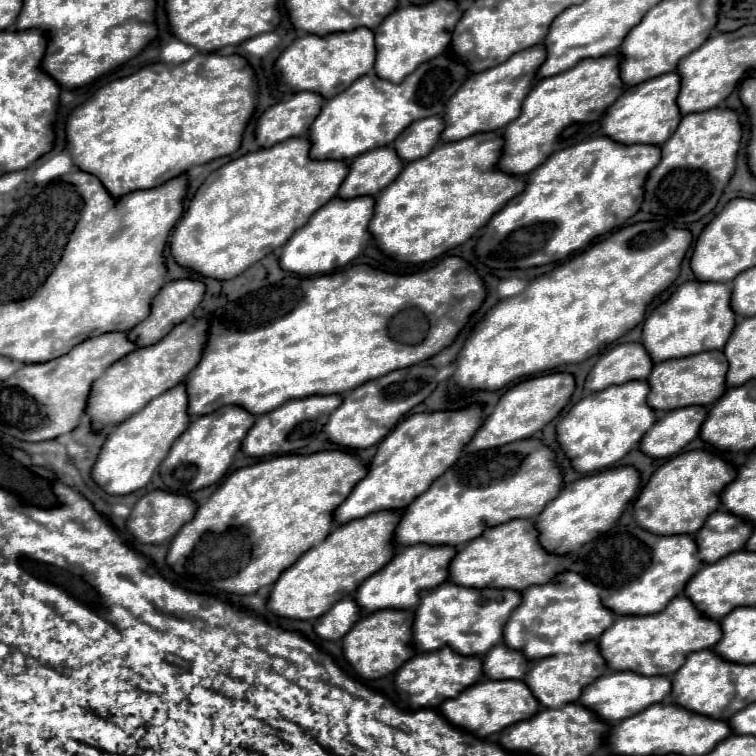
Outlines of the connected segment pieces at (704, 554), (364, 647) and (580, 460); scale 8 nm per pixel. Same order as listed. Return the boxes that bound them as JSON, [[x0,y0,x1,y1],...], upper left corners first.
[[696,509,754,563],[344,609,416,679],[558,381,656,473]]

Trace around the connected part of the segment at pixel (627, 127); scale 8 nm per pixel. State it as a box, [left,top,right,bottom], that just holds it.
[602,71,680,145]

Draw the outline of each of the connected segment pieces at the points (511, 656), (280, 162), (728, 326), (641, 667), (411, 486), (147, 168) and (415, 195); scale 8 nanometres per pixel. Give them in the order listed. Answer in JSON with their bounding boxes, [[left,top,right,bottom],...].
[[484,643,530,679],[172,137,350,279],[642,283,738,361],[600,595,720,677],[336,405,484,523],[66,53,256,197],[370,131,526,263]]

